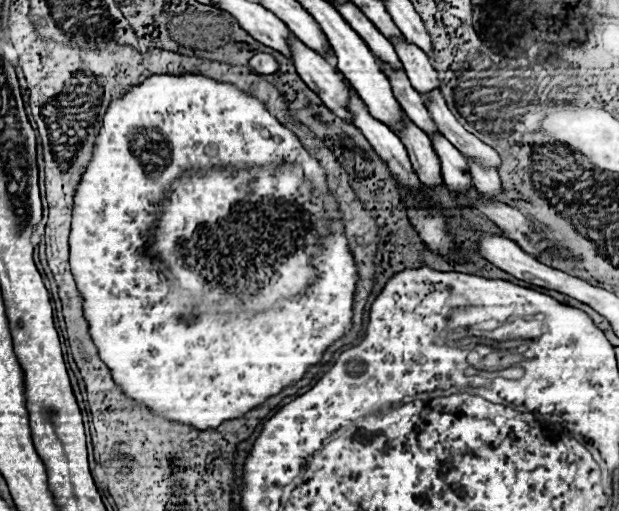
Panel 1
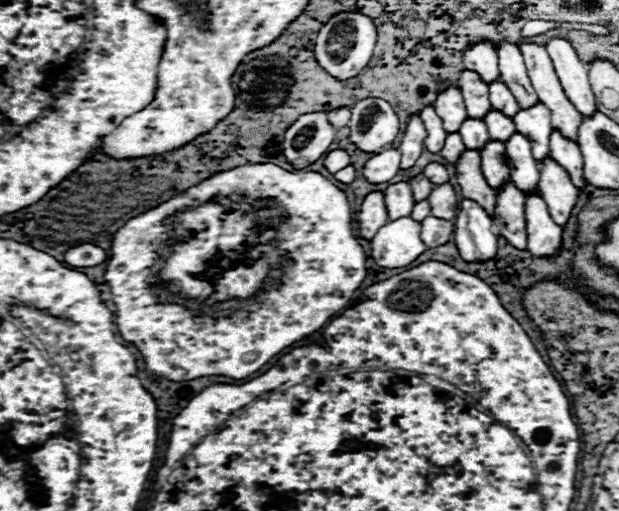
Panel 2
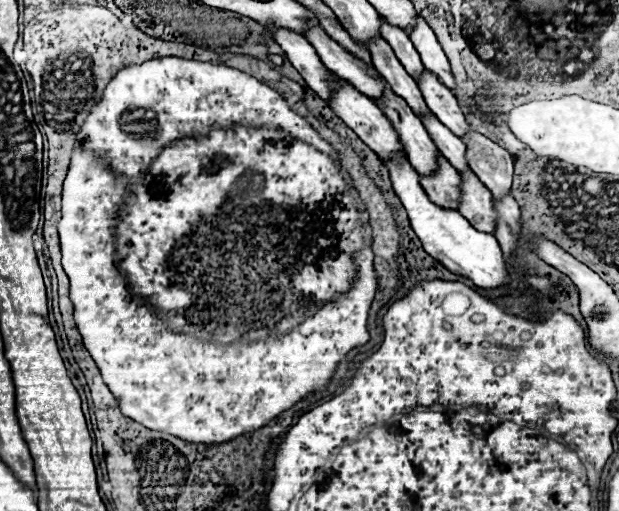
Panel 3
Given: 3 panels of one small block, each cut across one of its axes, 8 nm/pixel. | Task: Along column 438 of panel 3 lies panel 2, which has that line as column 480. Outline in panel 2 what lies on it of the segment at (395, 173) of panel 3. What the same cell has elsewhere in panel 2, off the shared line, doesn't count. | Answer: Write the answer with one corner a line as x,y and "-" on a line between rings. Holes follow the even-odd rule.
474,200
460,202
454,226
454,242
466,262
484,262
496,256
498,236
492,232
492,218

